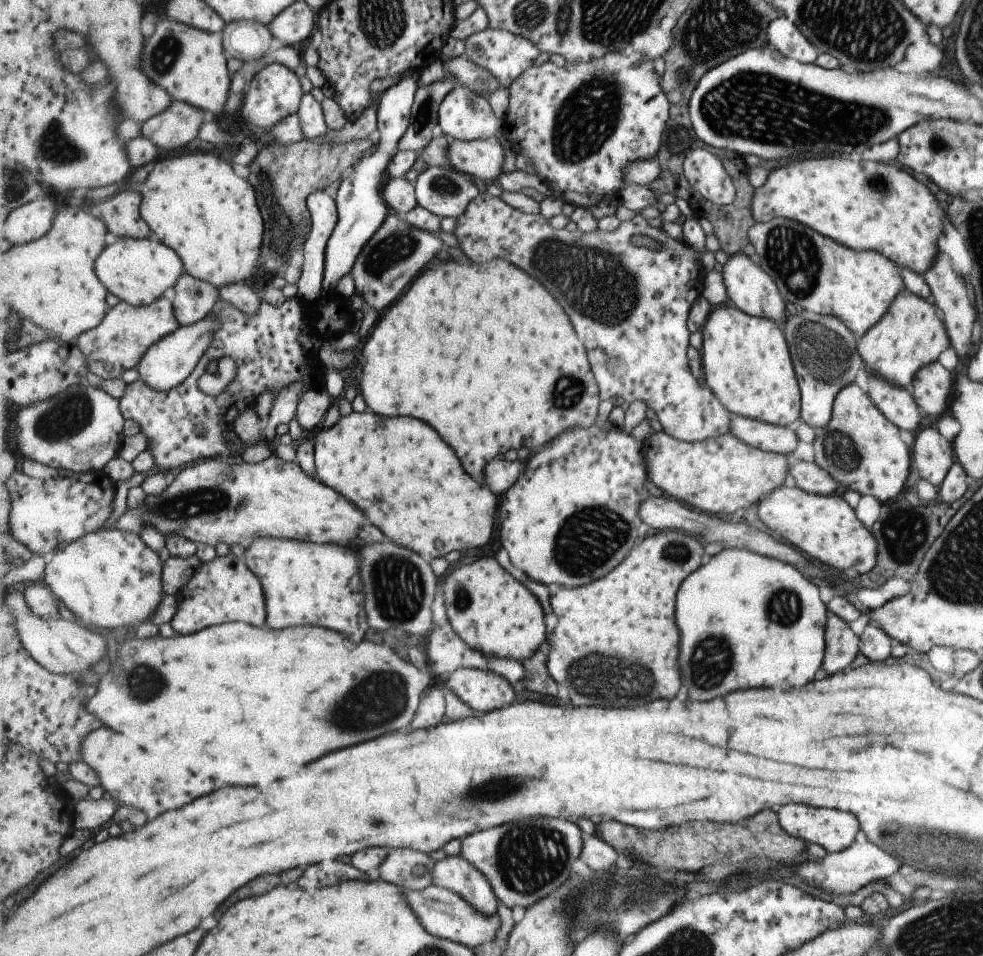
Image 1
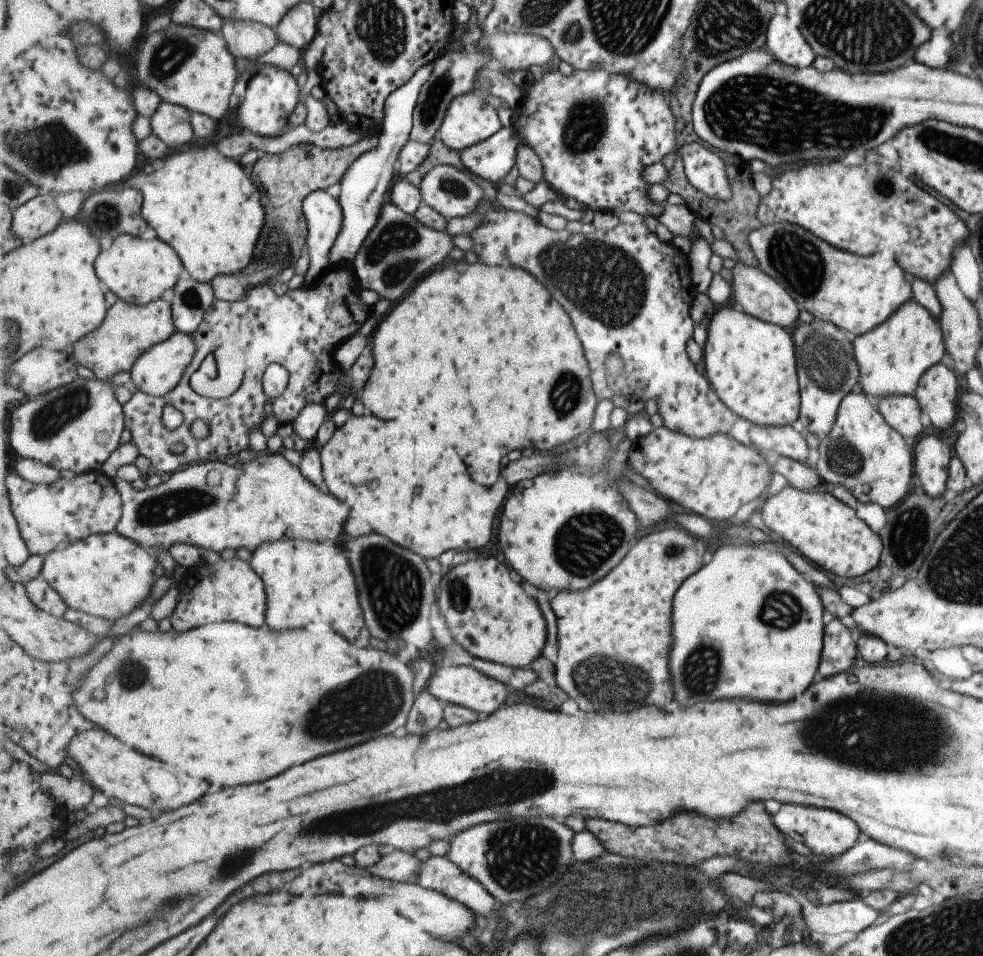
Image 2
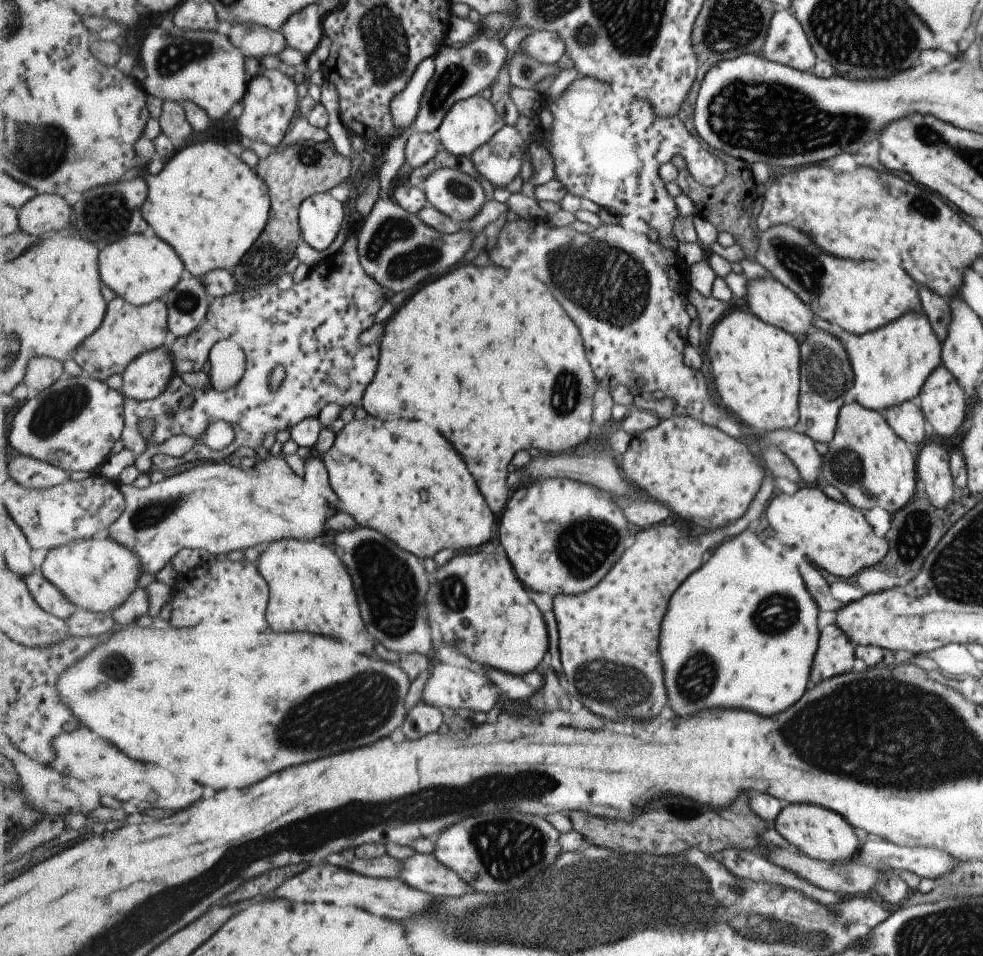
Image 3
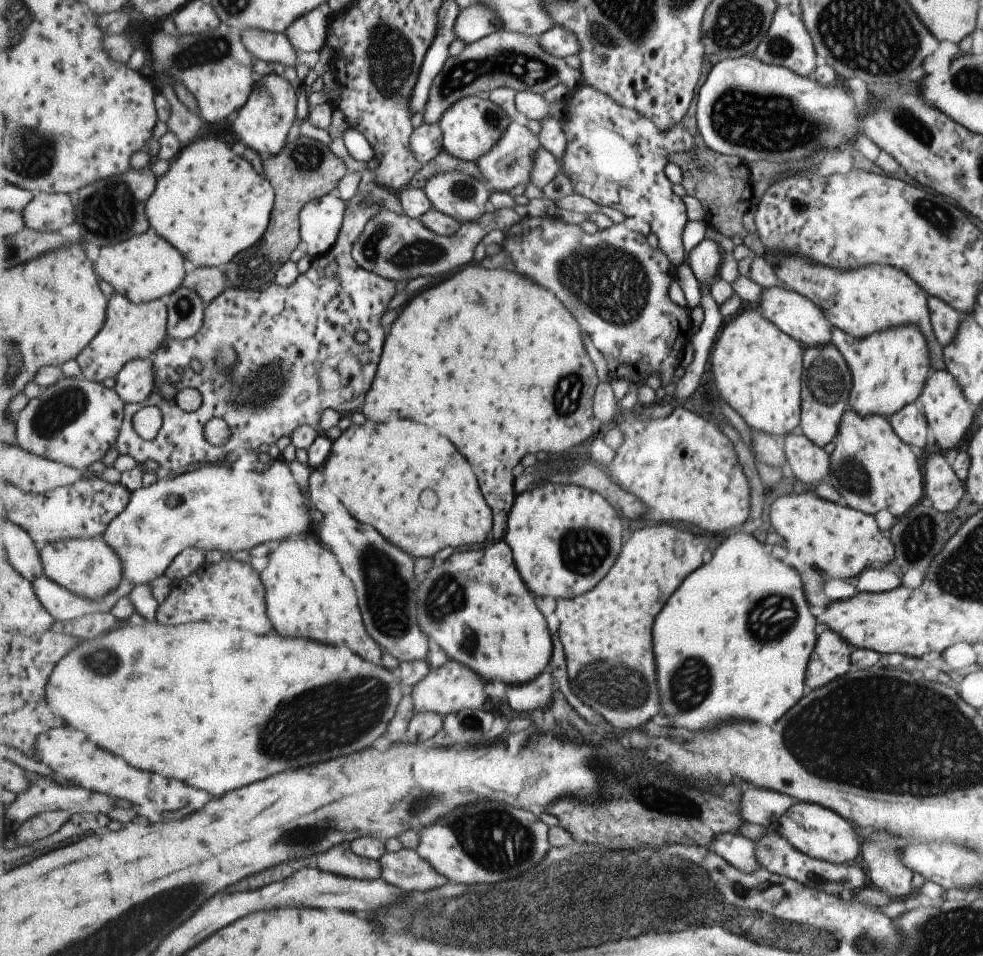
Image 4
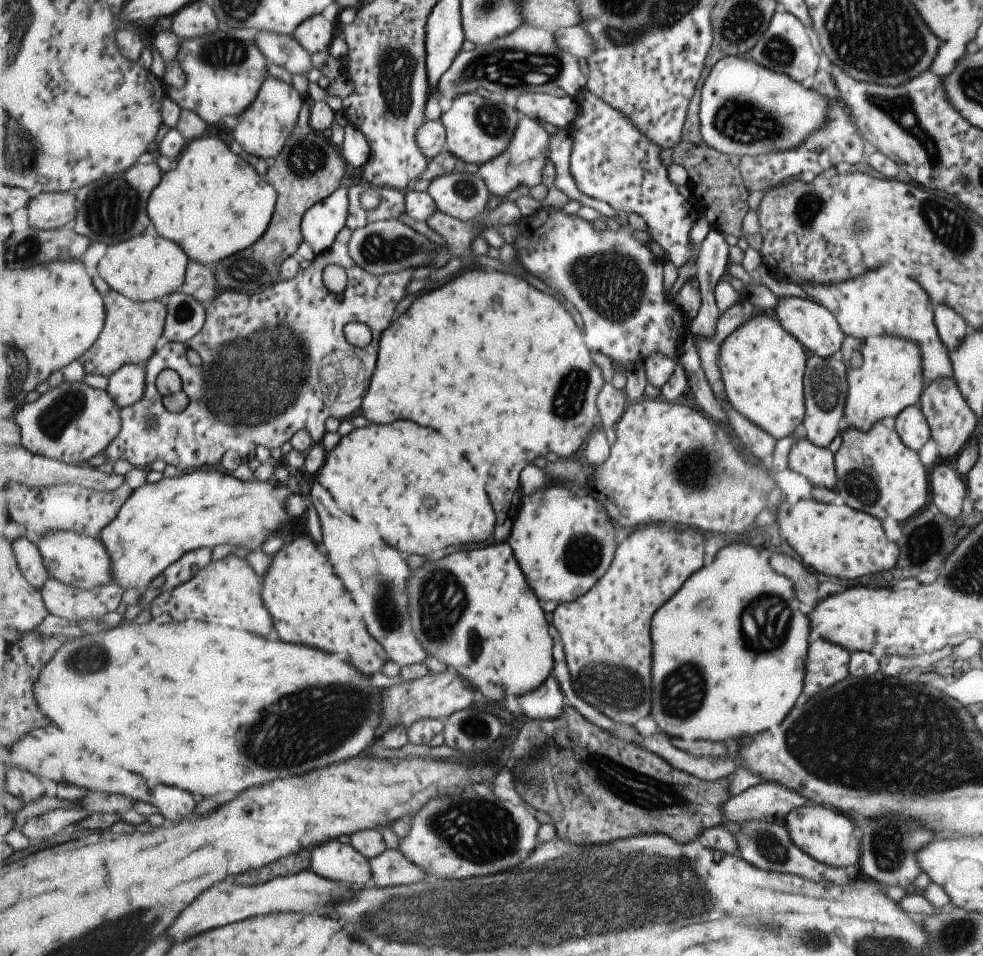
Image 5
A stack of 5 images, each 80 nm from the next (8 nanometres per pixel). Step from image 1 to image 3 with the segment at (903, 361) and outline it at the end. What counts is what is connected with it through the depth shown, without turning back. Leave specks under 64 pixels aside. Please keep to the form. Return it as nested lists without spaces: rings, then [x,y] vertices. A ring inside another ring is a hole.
[[[906,312],[899,316],[898,319],[892,320],[862,335],[849,334],[839,327],[835,327],[829,322],[821,320],[819,316],[812,317],[811,323],[814,328],[827,331],[842,342],[843,348],[846,350],[850,360],[852,373],[854,374],[853,387],[851,388],[849,399],[858,402],[863,408],[868,408],[872,411],[881,410],[881,415],[886,413],[887,407],[915,398],[927,375],[941,363],[940,340],[936,337],[934,330],[931,328],[923,312]]]

